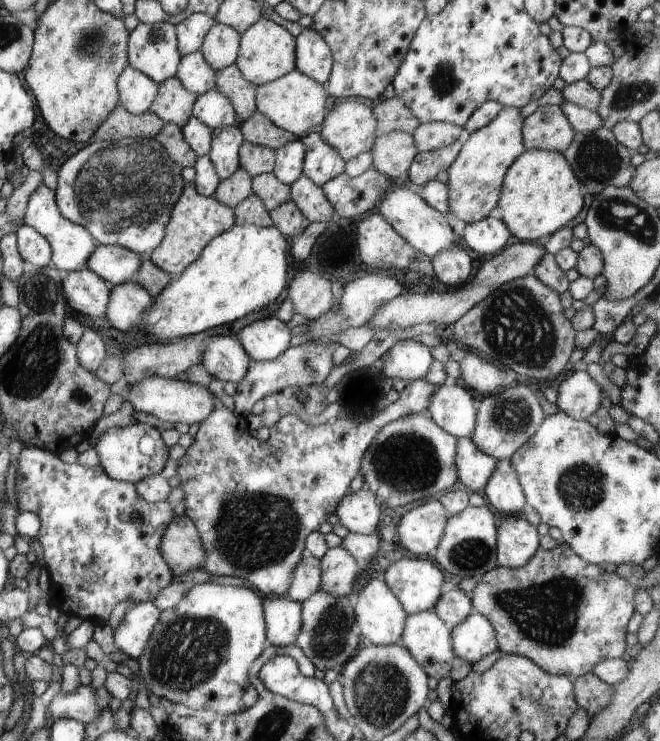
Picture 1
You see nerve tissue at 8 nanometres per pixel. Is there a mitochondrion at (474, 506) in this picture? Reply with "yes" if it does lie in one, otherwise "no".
no

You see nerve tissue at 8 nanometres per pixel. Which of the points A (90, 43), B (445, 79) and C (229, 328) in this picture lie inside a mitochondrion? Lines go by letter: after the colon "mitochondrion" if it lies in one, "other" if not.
A: mitochondrion
B: mitochondrion
C: other

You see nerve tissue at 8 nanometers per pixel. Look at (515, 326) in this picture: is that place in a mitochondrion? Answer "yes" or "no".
yes

